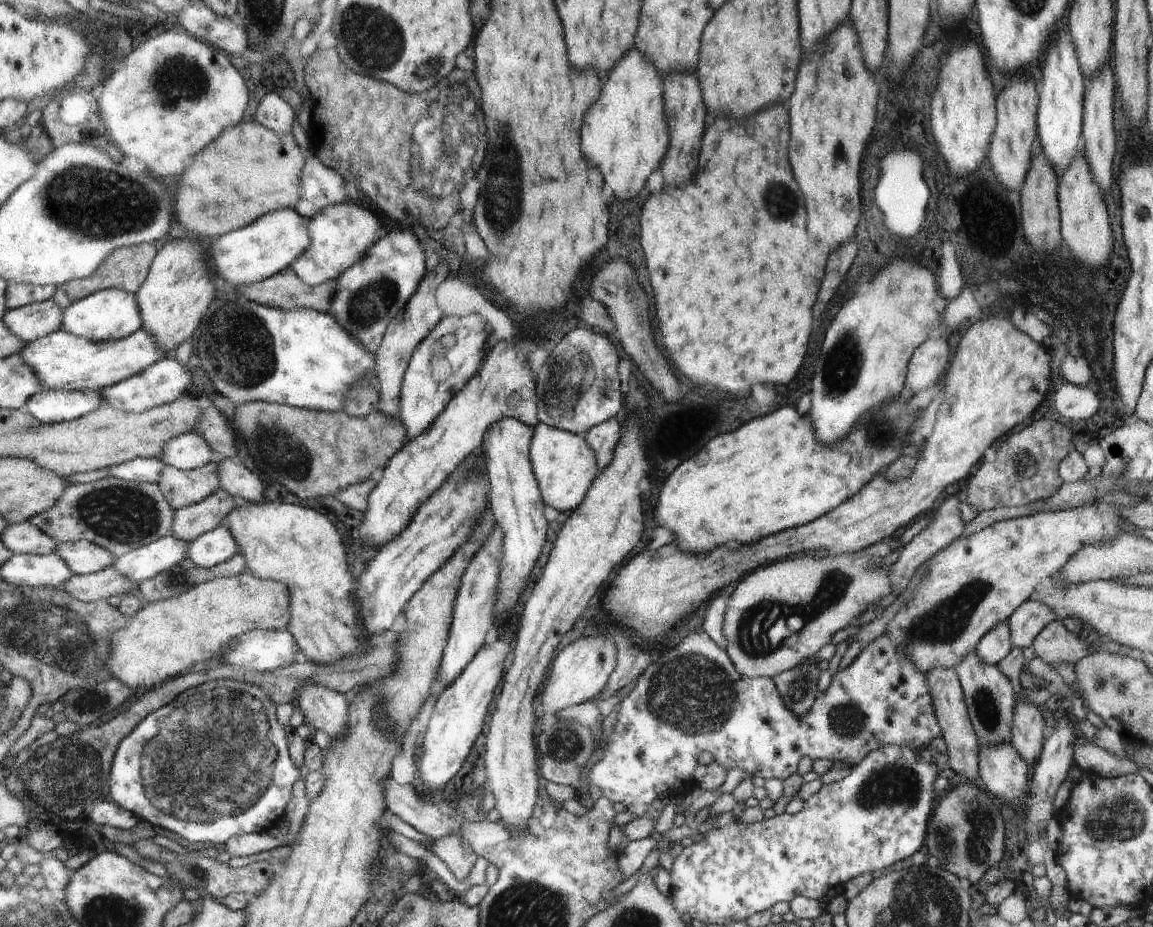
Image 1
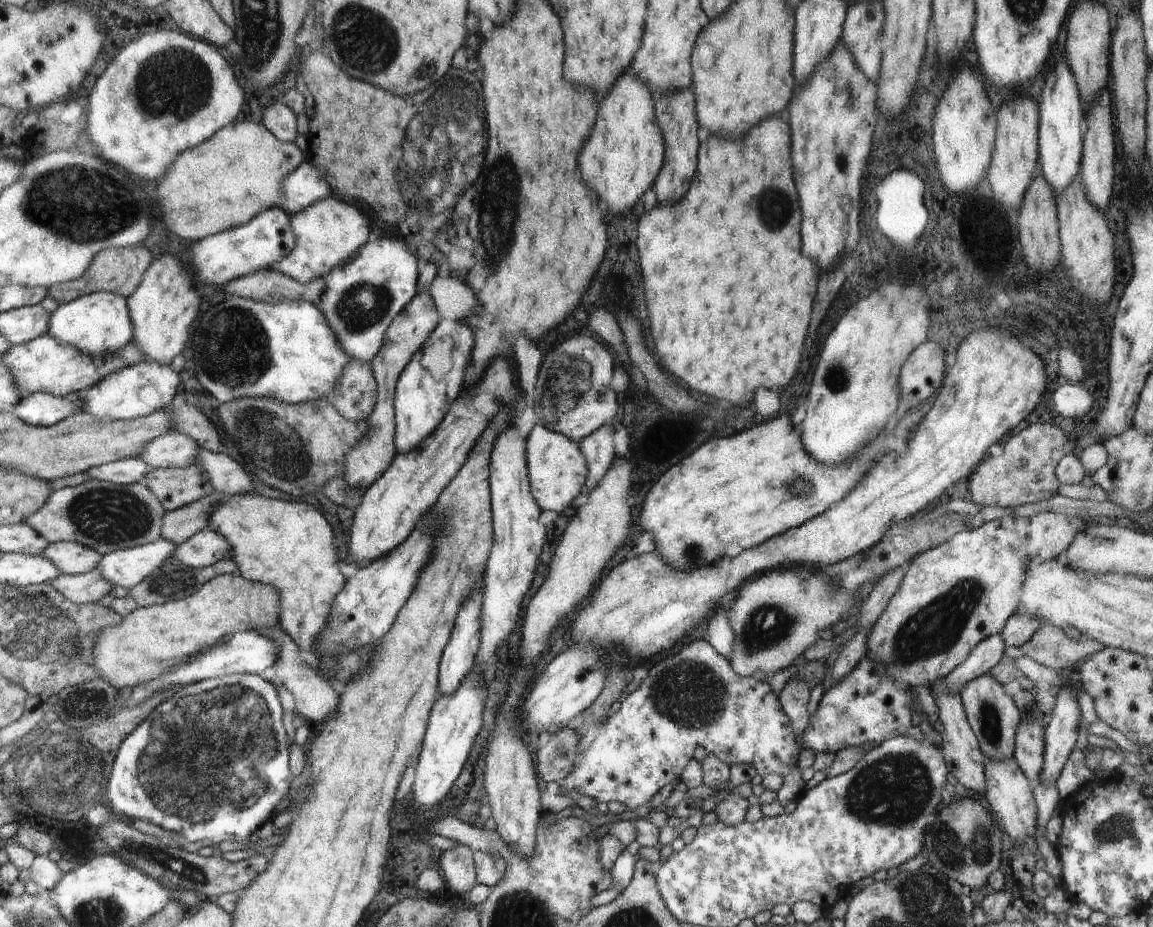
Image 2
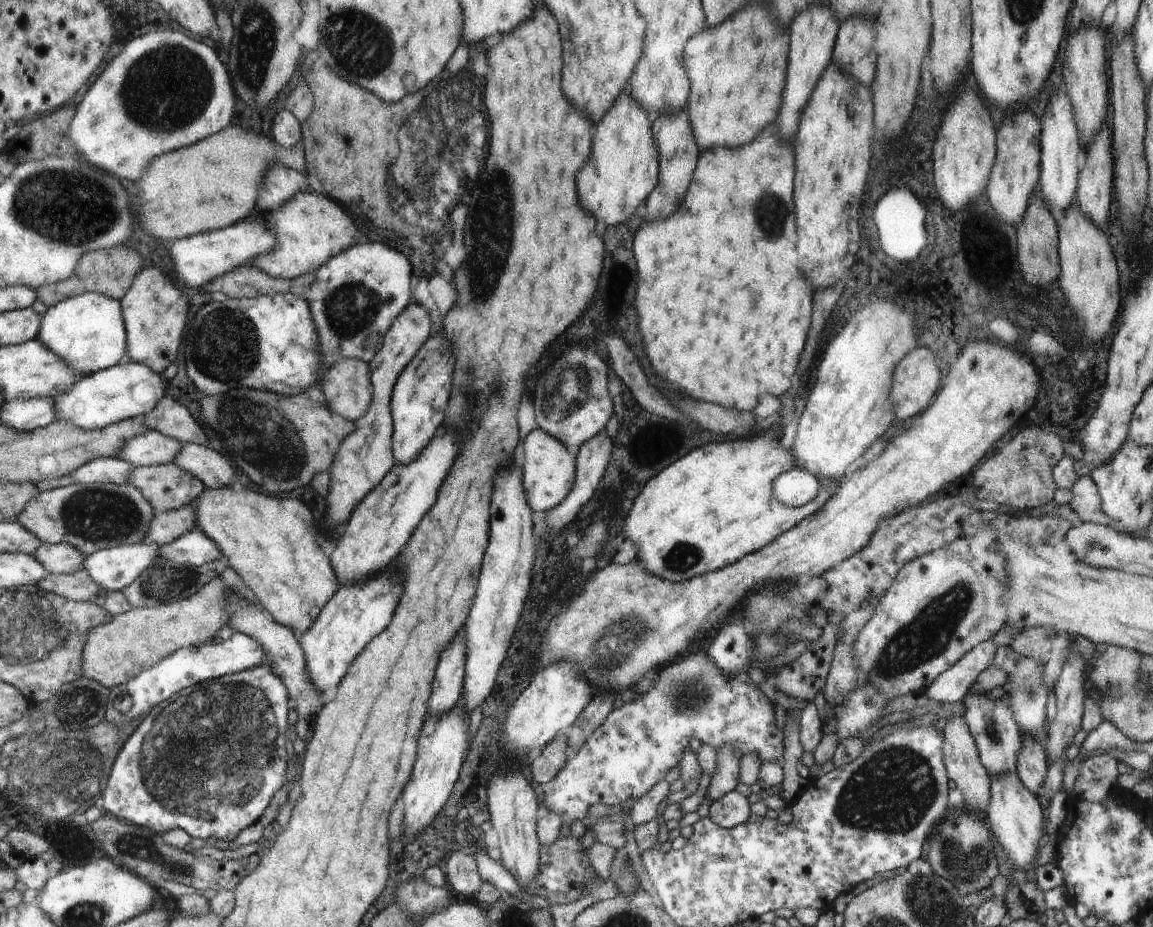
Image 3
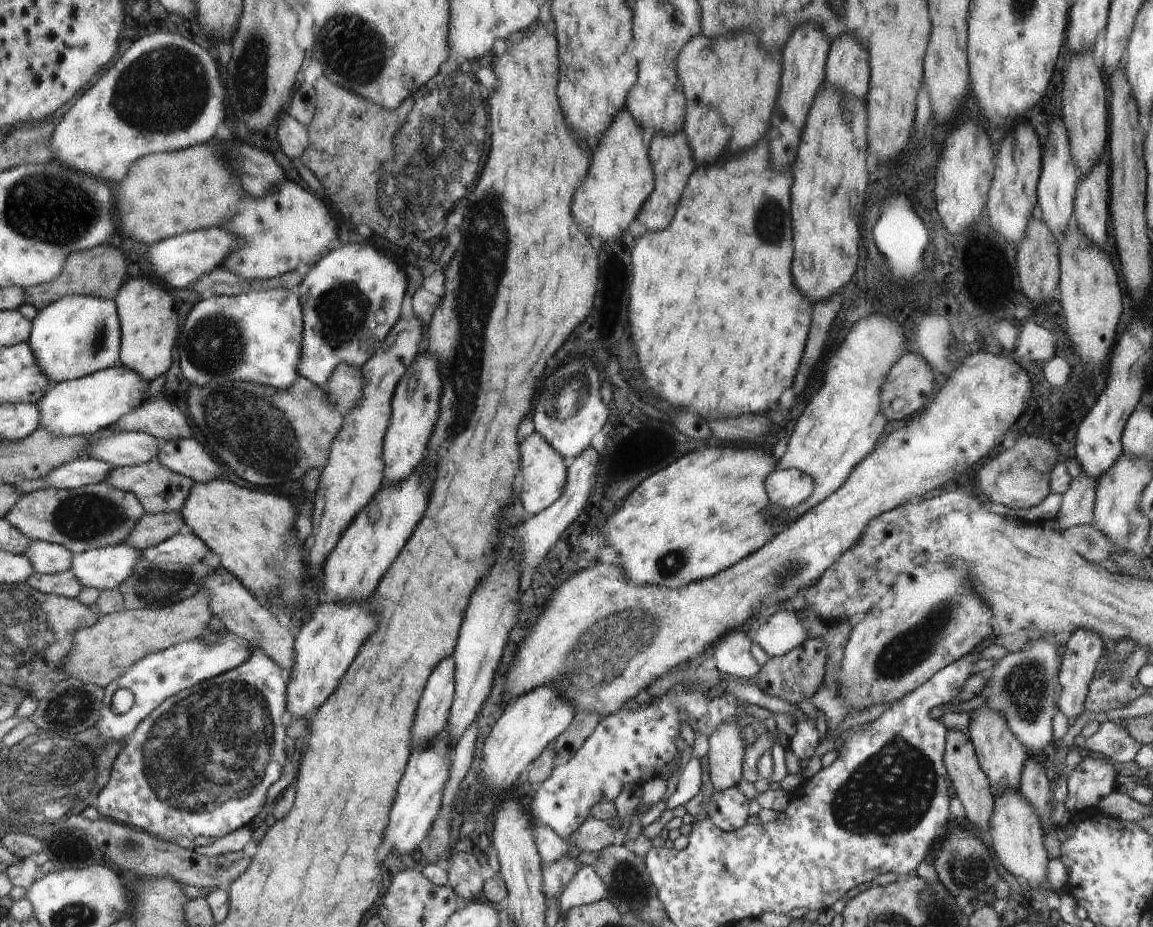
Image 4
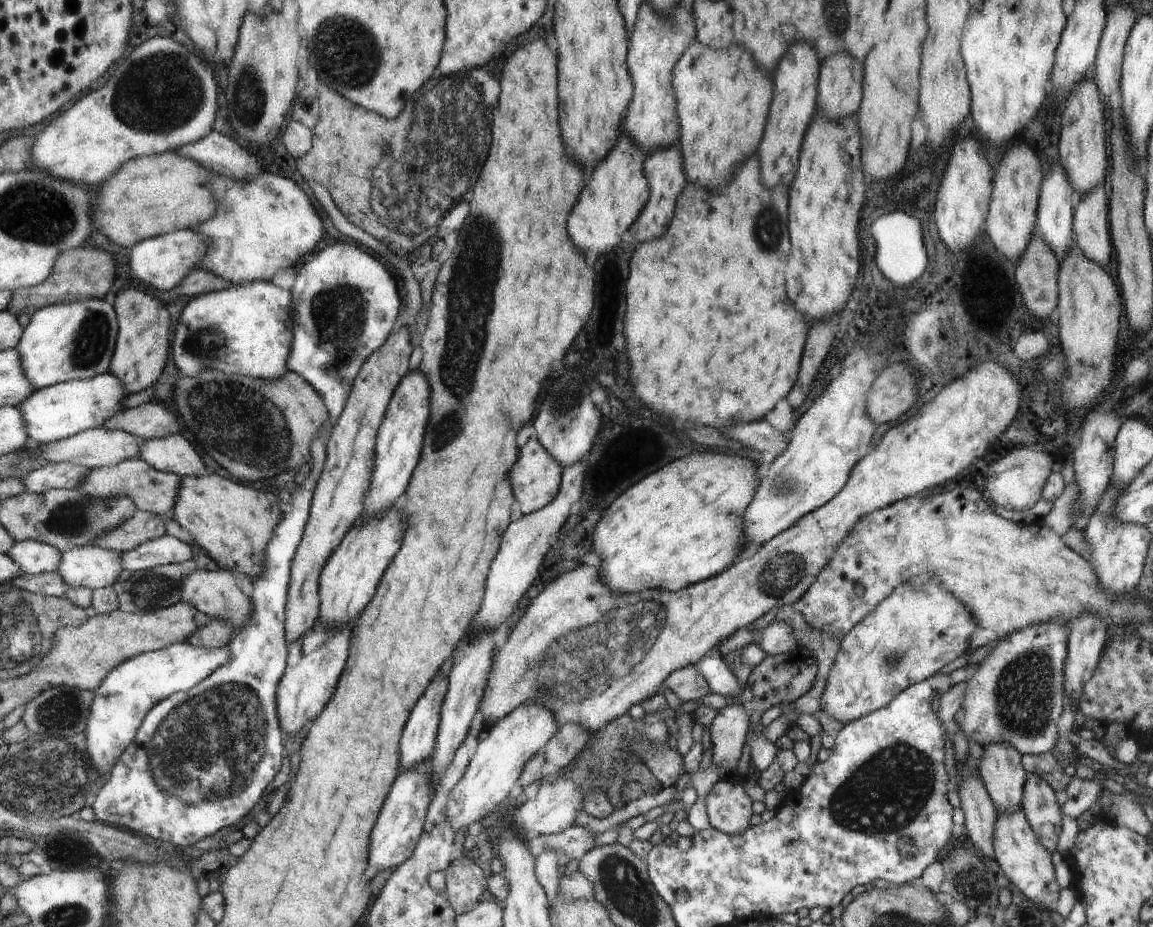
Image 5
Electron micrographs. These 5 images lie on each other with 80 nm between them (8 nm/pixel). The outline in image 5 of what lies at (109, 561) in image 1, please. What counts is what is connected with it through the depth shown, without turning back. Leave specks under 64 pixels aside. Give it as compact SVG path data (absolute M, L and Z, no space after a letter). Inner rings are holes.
M26 539L16 541L6 554L21 566L22 574L43 575L57 572L62 552L51 544Z

